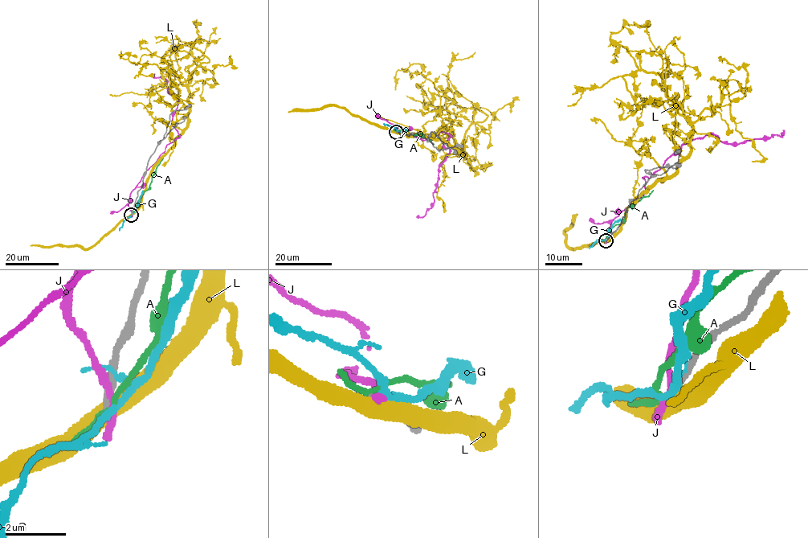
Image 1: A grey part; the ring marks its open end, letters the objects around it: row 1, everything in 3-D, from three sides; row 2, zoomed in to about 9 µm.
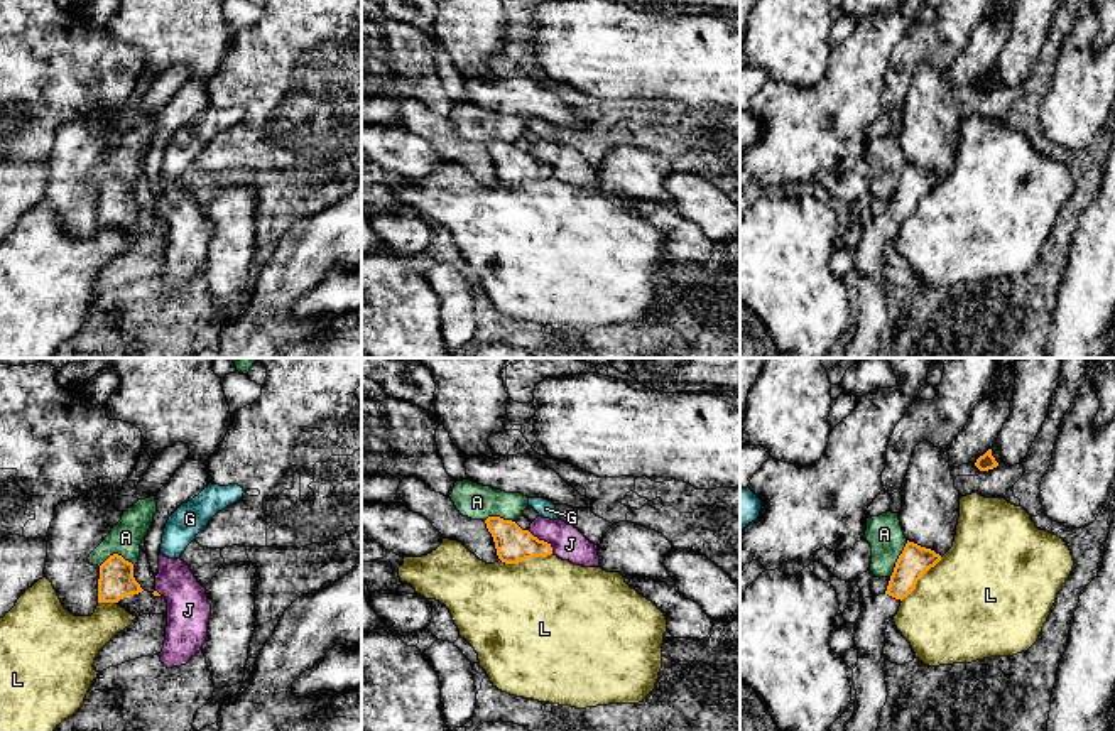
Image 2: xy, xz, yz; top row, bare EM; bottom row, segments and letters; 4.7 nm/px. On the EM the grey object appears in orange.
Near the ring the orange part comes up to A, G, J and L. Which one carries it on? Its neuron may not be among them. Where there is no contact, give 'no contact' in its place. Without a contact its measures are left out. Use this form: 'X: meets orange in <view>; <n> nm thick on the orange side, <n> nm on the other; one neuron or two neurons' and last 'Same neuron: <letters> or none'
A: meets orange in yz; 150 nm thick on the orange side, 170 nm on the other; two neurons
G: no contact; two neurons
J: meets orange in xz; 170 nm thick on the orange side, 160 nm on the other; two neurons
L: meets orange in xz; 170 nm thick on the orange side, 480 nm on the other; two neurons
Same neuron: none

